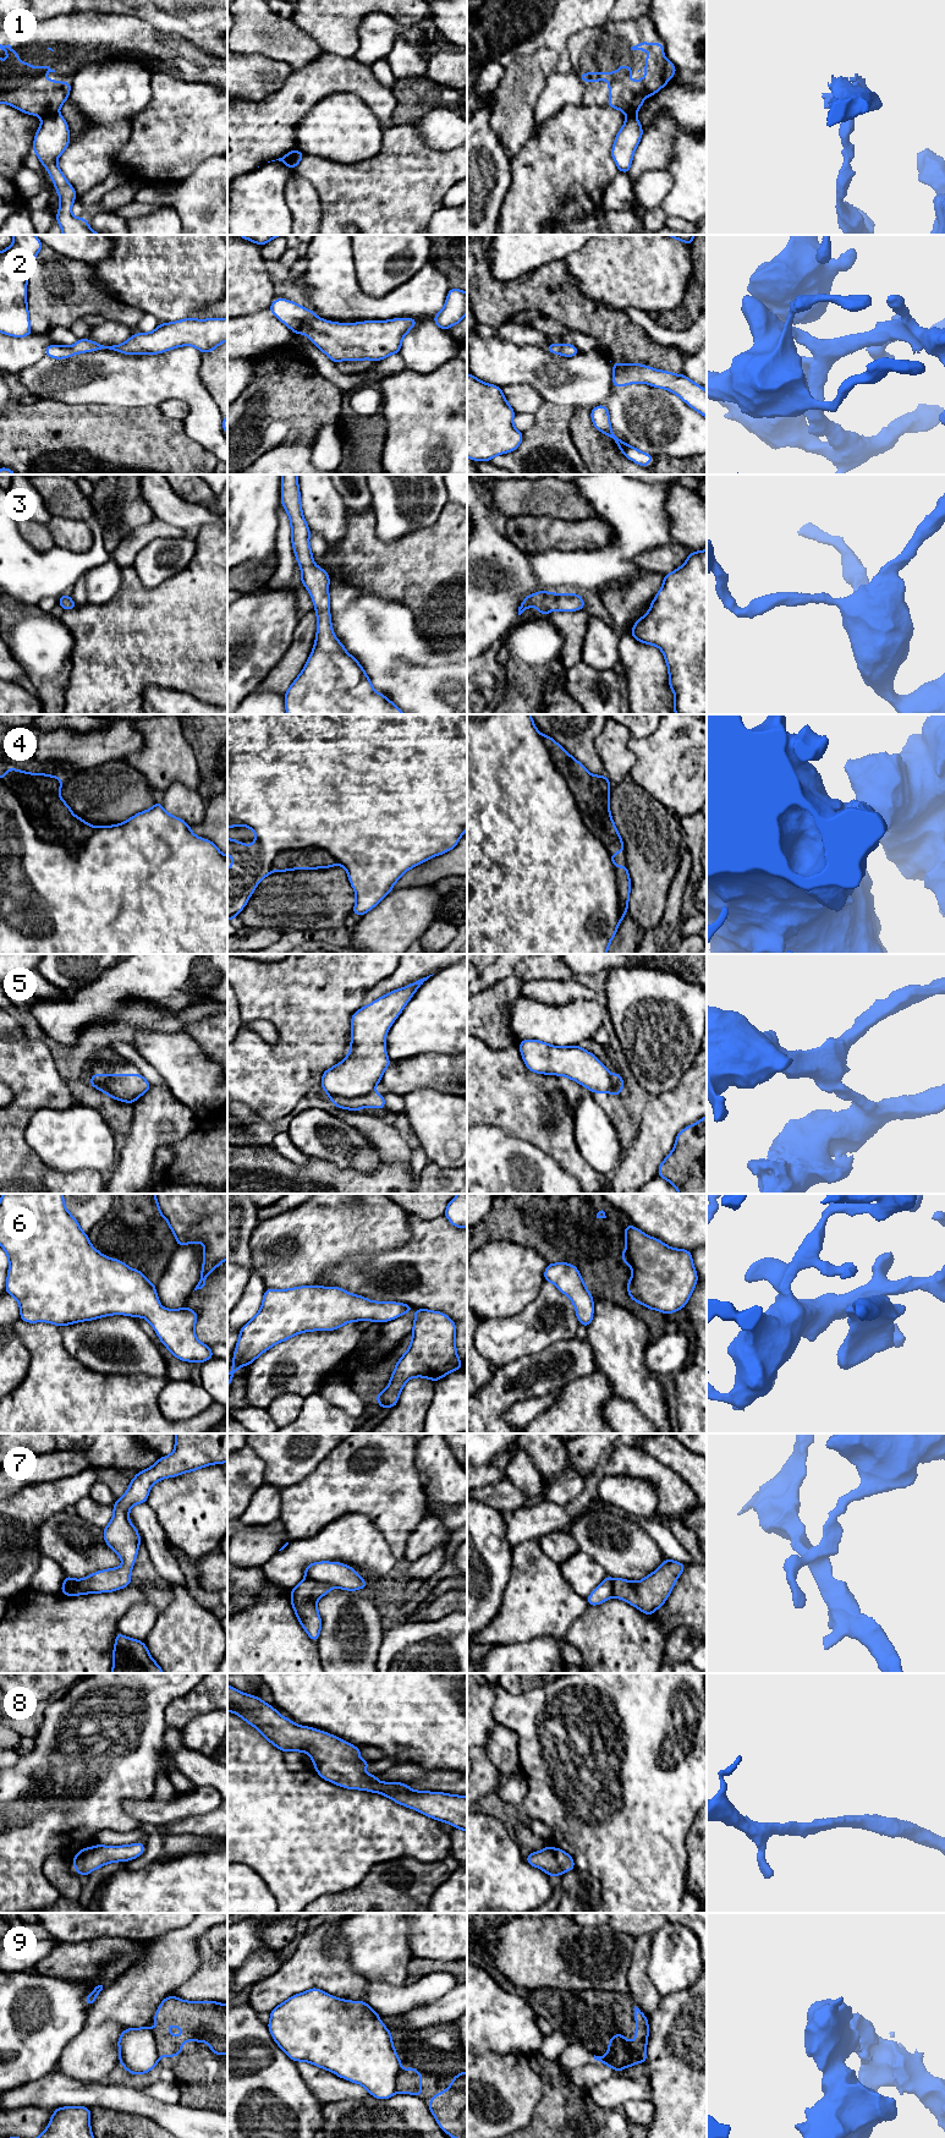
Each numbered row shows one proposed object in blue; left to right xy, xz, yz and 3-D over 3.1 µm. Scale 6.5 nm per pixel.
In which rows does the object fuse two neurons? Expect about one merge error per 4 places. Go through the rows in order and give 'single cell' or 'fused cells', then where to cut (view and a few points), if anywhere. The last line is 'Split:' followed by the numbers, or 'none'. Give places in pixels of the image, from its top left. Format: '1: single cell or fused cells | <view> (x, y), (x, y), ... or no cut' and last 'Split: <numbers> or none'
1: fused cells | xy (49, 114), (43, 118)
2: single cell | no cut
3: single cell | no cut
4: fused cells | xy (1, 778), (40, 838), (76, 847), (93, 833)
5: fused cells | xz (372, 1090), (358, 1096), (333, 1096), (330, 1098)
6: single cell | no cut
7: fused cells | xz (306, 1578), (325, 1582), (333, 1586)
8: single cell | no cut
9: fused cells | xz (399, 2072), (395, 2092)
Split: 1, 4, 5, 7, 9

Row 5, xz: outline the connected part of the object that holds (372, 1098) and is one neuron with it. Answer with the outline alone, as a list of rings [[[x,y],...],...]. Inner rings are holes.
[[[370,1091],[364,1096],[353,1098],[336,1096],[330,1098],[330,1101],[342,1109],[361,1111],[364,1107],[385,1109],[384,1095],[377,1093],[375,1091]]]

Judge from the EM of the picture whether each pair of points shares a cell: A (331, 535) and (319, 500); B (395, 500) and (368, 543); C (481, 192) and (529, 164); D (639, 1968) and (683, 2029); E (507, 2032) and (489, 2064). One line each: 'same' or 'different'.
A: same
B: different
C: different
D: different
E: different

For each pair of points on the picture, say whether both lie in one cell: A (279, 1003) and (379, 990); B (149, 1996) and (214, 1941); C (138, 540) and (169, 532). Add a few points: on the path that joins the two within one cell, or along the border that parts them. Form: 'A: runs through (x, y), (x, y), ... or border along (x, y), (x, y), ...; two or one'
A: border along (391, 974), (364, 995), (363, 1006); two
B: border along (210, 1928), (197, 1940), (199, 1967), (186, 1980); two
C: runs through (146, 533), (161, 531); one

